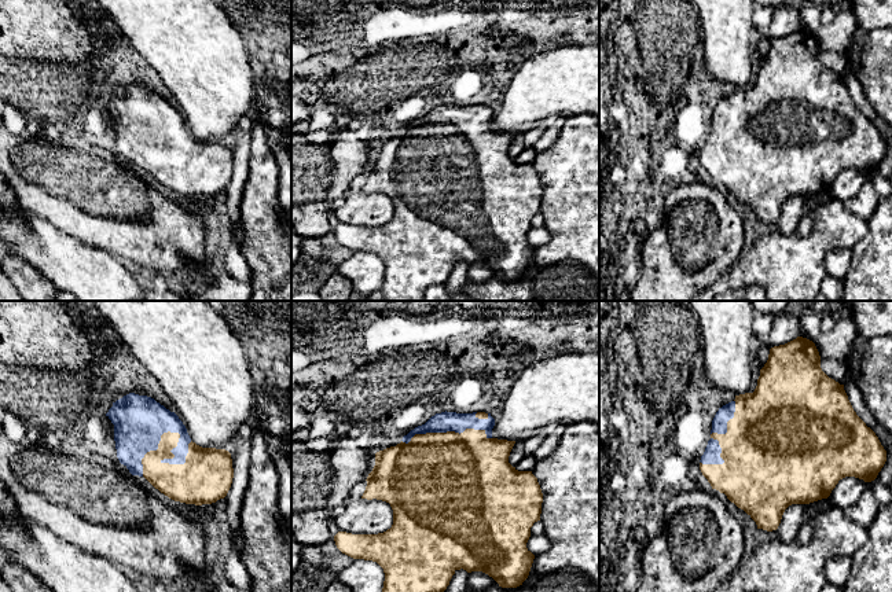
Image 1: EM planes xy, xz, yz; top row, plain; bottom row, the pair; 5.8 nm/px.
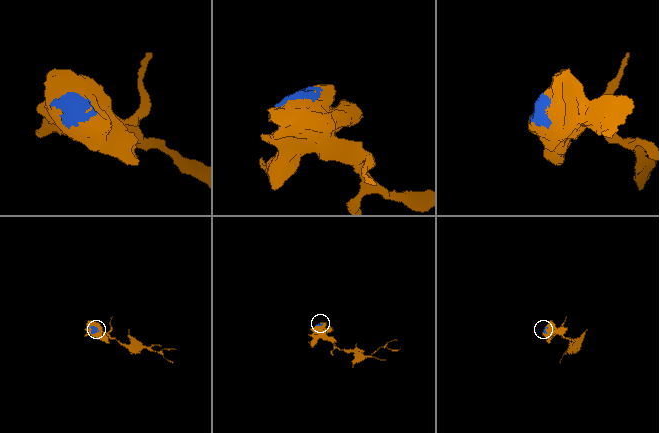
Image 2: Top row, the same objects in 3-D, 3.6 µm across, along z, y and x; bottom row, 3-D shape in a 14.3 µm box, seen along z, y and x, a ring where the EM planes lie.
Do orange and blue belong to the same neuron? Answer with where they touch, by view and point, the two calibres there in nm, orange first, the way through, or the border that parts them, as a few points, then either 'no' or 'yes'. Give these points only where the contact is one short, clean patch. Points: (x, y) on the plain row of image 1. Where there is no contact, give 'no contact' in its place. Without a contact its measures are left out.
meets orange in xy at (177, 132); 280 nm thick on the orange side, 300 nm on the other; yes

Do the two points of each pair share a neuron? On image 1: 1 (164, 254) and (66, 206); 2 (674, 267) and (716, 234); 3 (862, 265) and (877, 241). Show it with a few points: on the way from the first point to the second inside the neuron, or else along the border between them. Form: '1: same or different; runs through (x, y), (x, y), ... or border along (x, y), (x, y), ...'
1: same; runs through (139, 232), (131, 225), (91, 219)
2: same; runs through (685, 256), (705, 235)
3: same; runs through (867, 260), (877, 250), (877, 246)

